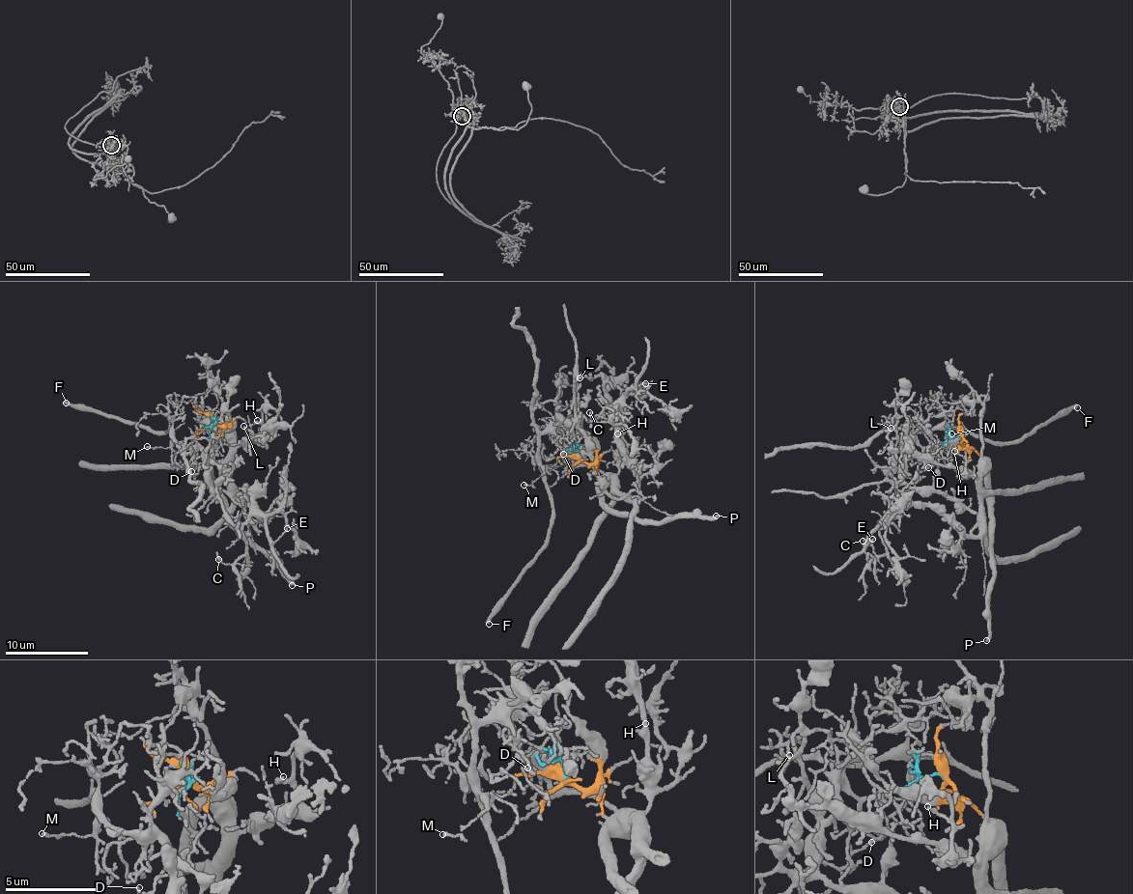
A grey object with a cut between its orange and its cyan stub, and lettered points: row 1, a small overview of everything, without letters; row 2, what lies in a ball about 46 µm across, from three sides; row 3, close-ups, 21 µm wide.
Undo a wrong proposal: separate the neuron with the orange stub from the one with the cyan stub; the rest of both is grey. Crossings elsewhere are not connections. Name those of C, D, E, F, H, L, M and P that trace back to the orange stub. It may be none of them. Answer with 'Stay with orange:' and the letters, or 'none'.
Stay with orange: C, E, H, L, P

